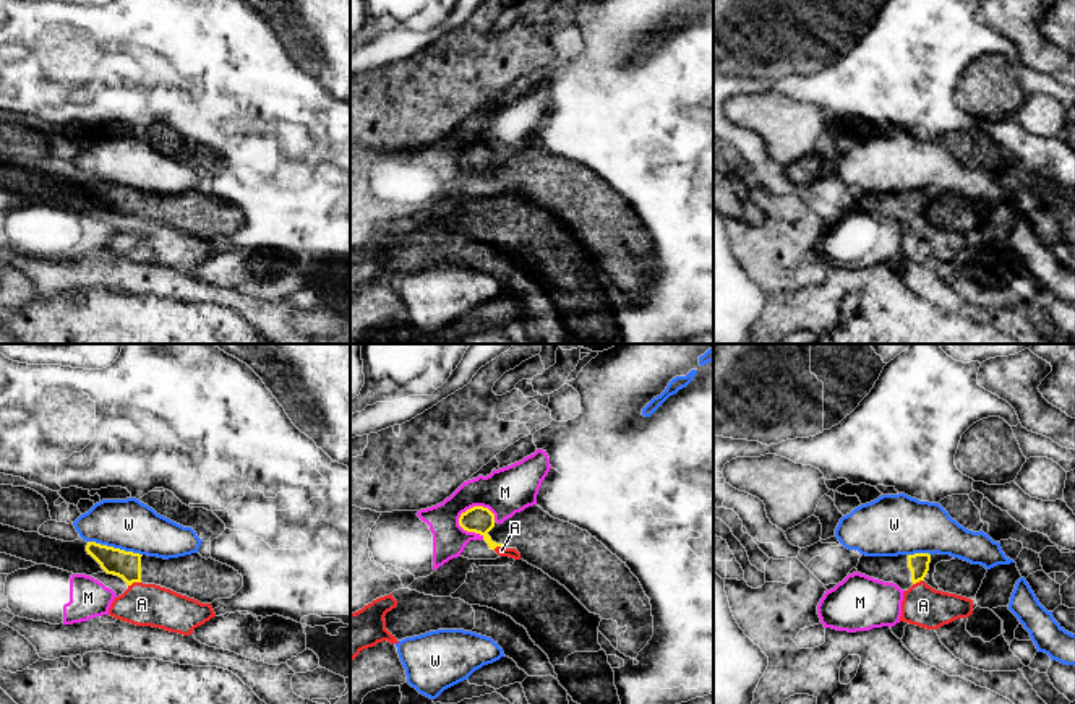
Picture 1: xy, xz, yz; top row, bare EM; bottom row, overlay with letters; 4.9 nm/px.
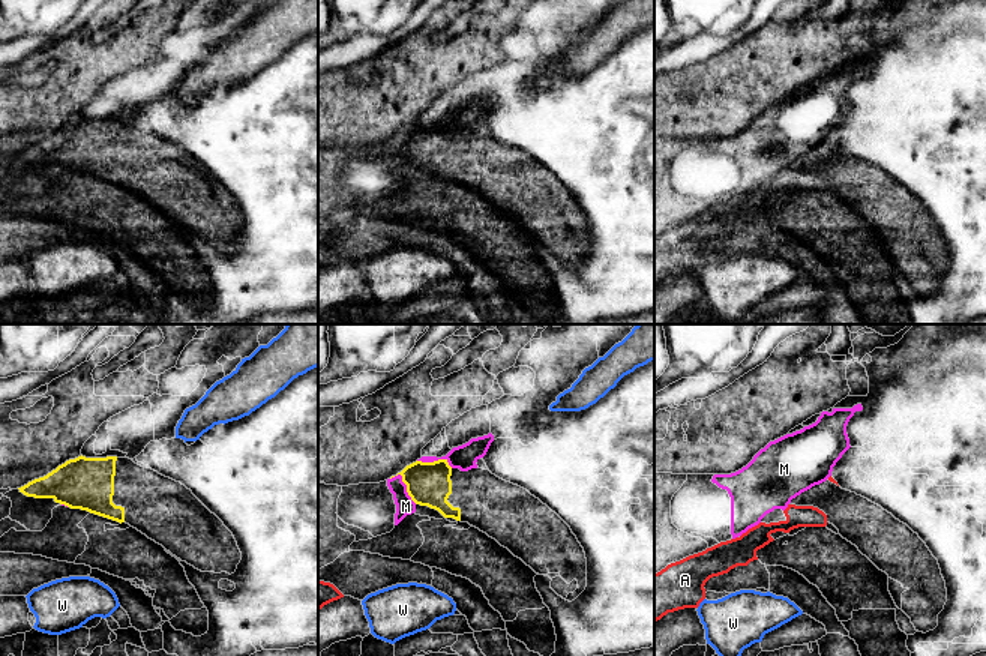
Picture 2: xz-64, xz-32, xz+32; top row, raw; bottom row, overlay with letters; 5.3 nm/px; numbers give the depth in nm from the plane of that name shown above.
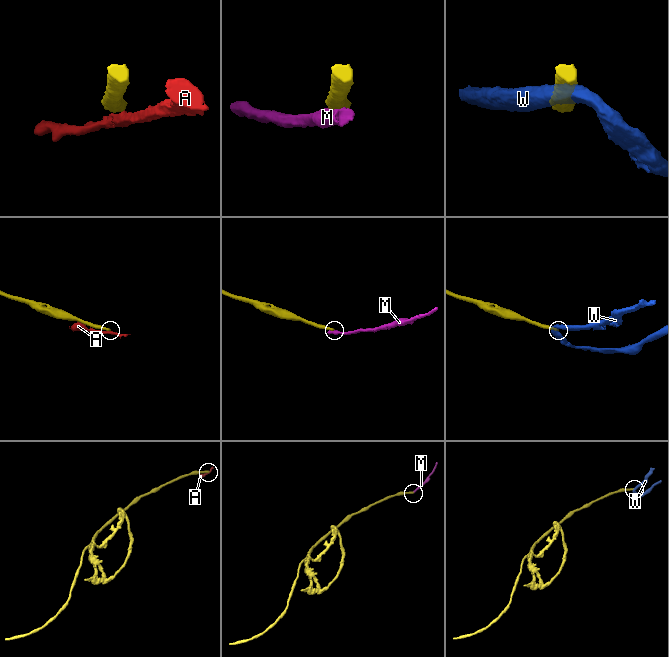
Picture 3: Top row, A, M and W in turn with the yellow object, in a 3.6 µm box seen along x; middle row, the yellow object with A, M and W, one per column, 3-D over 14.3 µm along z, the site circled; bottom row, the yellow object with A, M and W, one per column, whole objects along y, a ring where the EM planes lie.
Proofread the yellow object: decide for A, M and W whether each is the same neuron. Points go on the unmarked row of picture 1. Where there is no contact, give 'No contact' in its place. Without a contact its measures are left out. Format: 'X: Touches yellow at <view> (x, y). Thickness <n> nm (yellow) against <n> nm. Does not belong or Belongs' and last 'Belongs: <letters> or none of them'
A: Touches yellow at xy (133, 218). Thickness 140 nm (yellow) against 200 nm. Does not belong
M: Touches yellow at xz (461, 163). Thickness 140 nm (yellow) against 200 nm. Does not belong
W: Touches yellow at xy (115, 185). Thickness 140 nm (yellow) against 260 nm. Does not belong
Belongs: none of them

